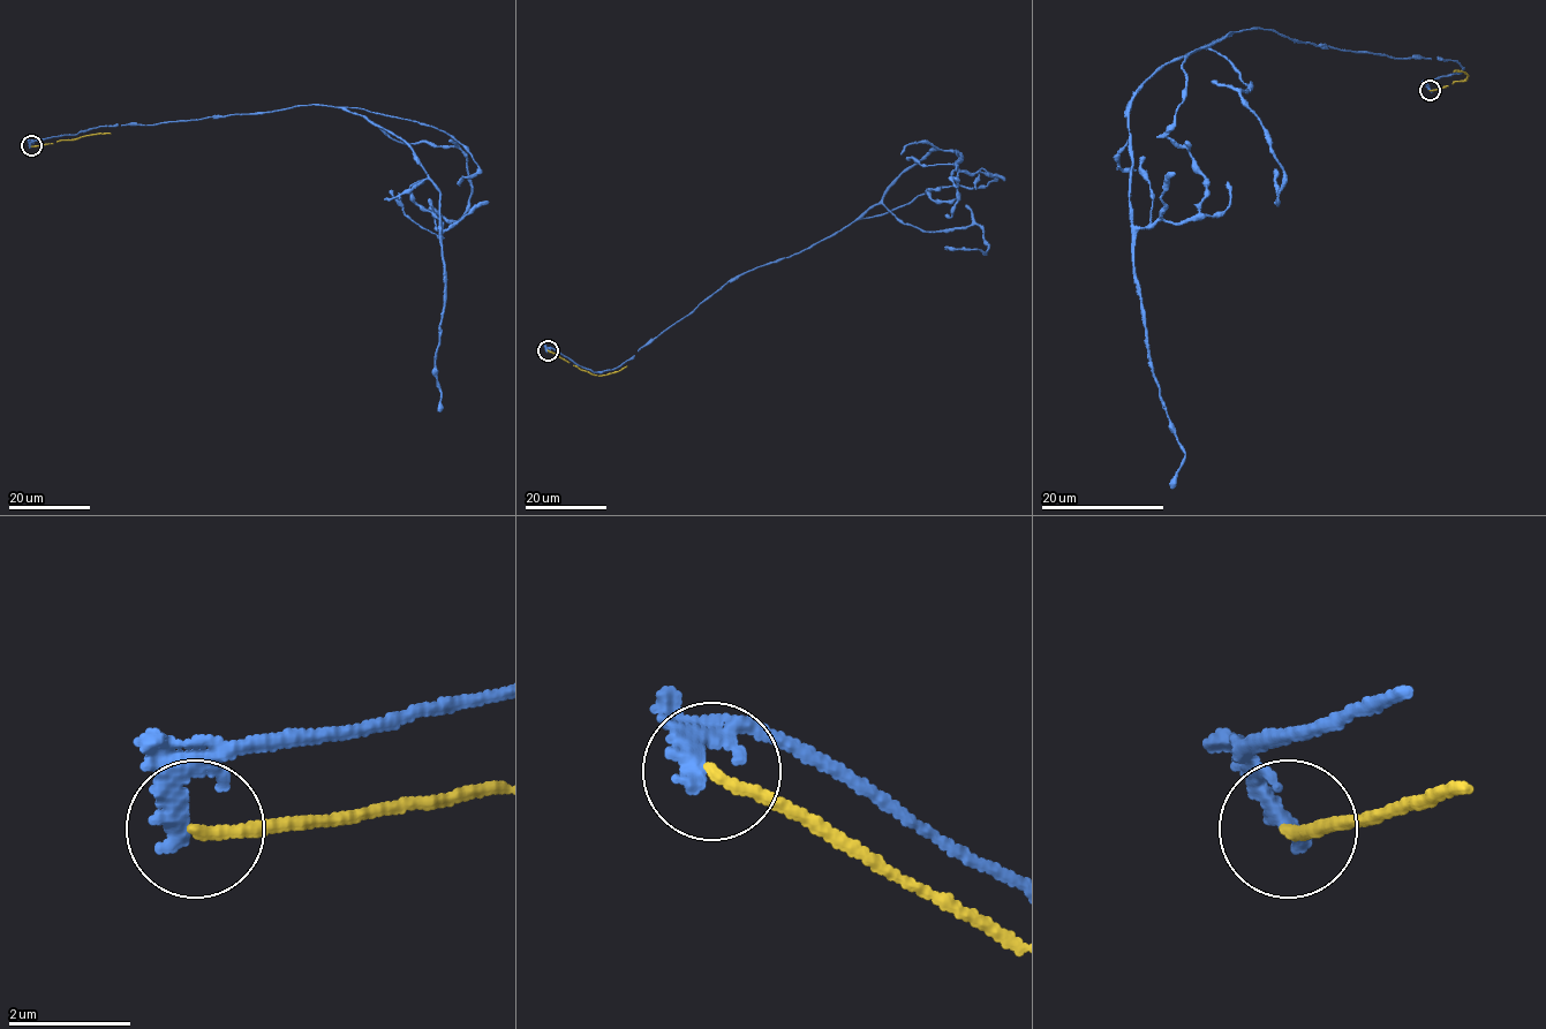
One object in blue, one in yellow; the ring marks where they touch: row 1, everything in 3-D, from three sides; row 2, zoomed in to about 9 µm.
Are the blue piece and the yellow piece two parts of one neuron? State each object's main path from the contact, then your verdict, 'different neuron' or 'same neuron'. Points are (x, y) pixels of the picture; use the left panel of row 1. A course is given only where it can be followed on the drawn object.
blue via (30, 145), (102, 126), (325, 105), (344, 107), (397, 135), (439, 191), (444, 303), (435, 358), (438, 411) | yellow via (31, 145), (110, 134) | different neuron

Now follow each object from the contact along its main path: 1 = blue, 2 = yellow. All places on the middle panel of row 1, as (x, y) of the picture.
1: (547, 350), (594, 371), (618, 368), (729, 281), (860, 218), (929, 151), (959, 153), (957, 187), (955, 178)
2: (548, 350), (597, 376), (626, 367)

